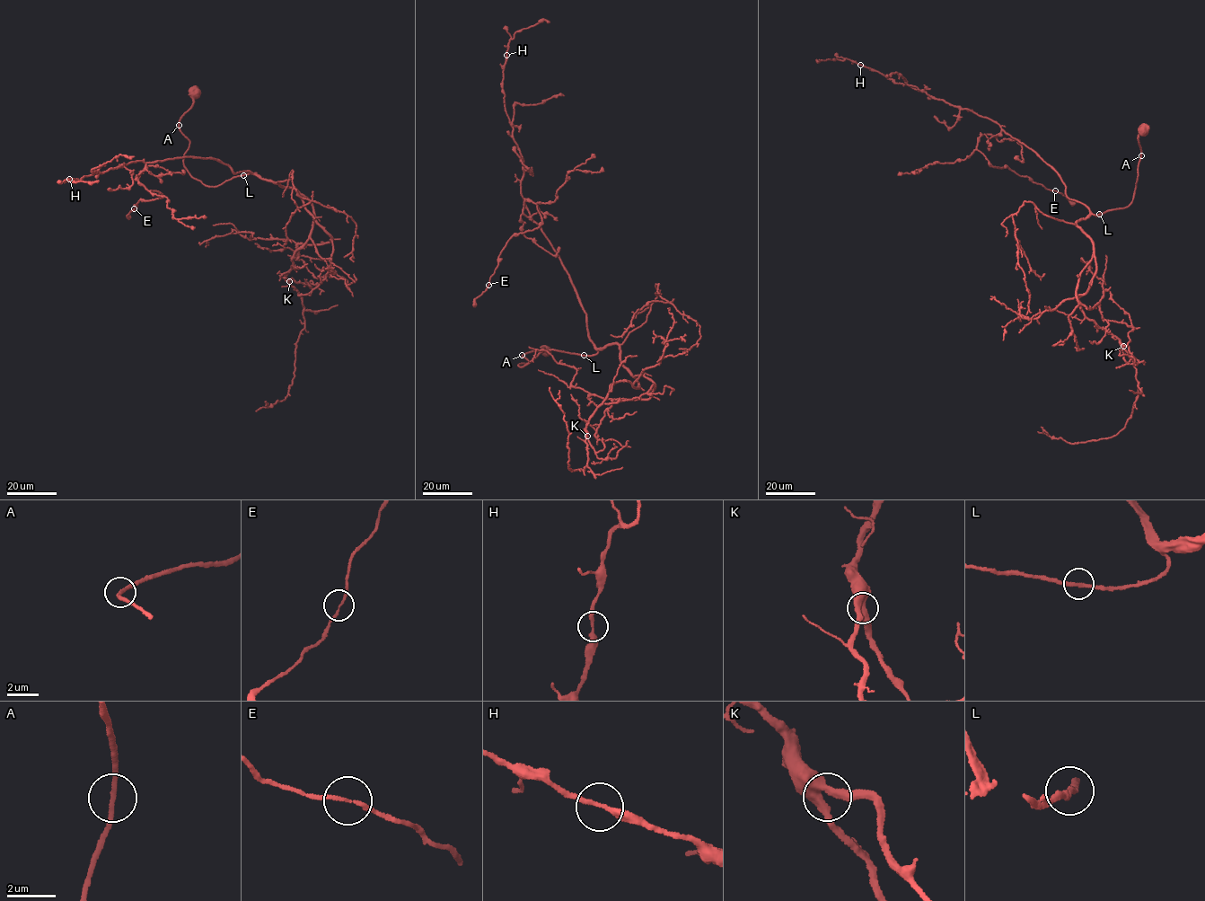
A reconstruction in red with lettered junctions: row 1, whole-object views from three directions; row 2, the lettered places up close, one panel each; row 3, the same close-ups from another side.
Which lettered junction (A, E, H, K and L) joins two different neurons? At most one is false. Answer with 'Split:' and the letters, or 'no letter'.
Split: no letter

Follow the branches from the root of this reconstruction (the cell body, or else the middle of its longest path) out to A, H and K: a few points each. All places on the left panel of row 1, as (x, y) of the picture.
A: (194, 92), (193, 104), (179, 125)
H: (194, 92), (179, 123), (189, 141), (183, 163), (191, 176), (216, 187), (256, 173), (187, 156), (69, 179)
K: (194, 92), (179, 123), (191, 176), (216, 187), (256, 172), (310, 202), (312, 230), (289, 281)

